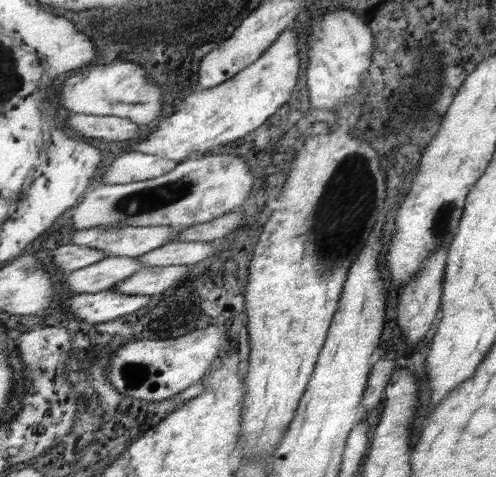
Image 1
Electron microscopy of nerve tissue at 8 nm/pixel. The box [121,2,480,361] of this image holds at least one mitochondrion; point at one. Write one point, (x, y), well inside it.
(352, 183)

